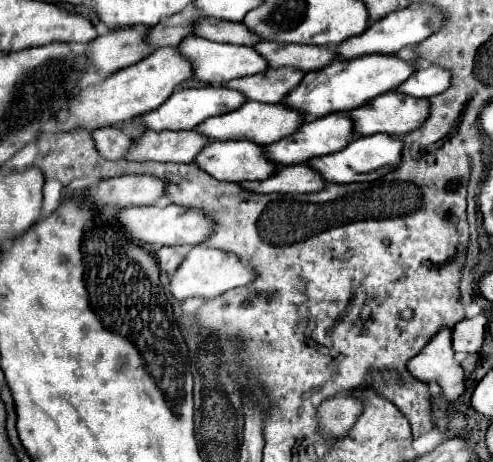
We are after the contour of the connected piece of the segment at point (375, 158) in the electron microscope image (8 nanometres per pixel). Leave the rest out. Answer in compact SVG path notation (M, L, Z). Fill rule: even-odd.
M364 136L352 140L352 146L344 148L344 152L336 152L332 156L322 156L320 160L310 160L308 164L320 172L326 182L350 184L350 182L374 182L382 178L386 172L398 168L402 160L404 142L392 136Z

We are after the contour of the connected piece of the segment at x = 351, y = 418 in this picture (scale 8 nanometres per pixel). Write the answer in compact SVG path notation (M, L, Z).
M334 396L318 408L318 420L326 430L326 434L344 436L352 428L360 412L362 404L354 396L340 396L340 398Z

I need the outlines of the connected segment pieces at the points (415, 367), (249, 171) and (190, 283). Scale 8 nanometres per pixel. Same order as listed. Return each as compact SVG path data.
M442 328L426 348L408 362L408 372L420 382L436 382L450 402L464 394L464 370L454 358L452 330Z
M212 142L196 156L196 164L216 180L246 182L264 180L276 172L266 150L252 142Z
M200 244L200 246L190 248L190 252L184 258L184 262L176 270L176 274L172 274L172 278L170 278L170 294L174 298L178 298L178 300L186 300L186 298L192 298L192 296L212 298L212 296L224 294L224 292L228 292L232 288L246 286L246 284L254 282L256 278L258 278L258 272L250 264L242 262L236 254L216 250L216 248L208 248L208 246Z

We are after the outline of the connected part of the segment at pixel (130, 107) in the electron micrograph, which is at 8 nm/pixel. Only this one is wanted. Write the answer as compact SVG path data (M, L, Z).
M176 46L158 48L148 58L140 60L138 64L118 70L102 84L88 86L78 96L74 96L66 112L60 114L60 128L62 130L74 130L74 128L96 130L102 126L116 126L120 122L130 122L146 112L156 110L160 104L164 104L172 96L172 90L178 84L190 80L192 76L194 76L192 62L186 56L182 56Z

